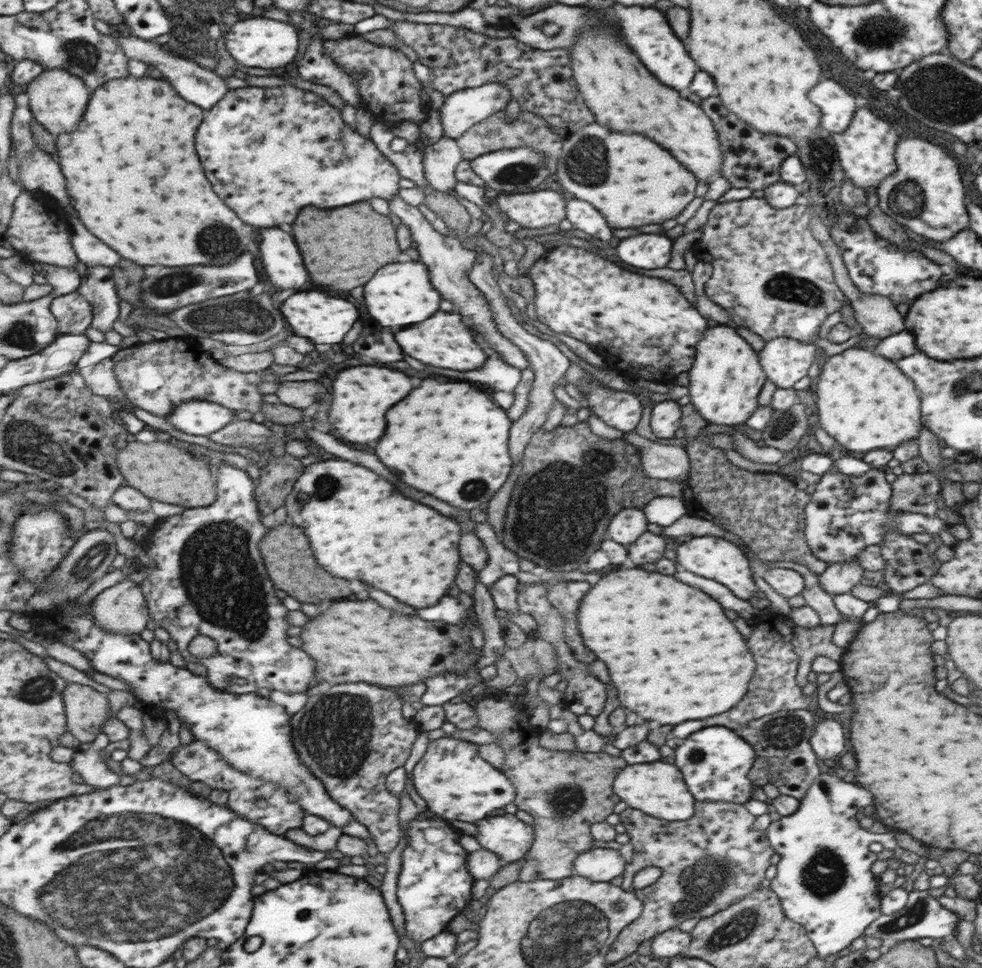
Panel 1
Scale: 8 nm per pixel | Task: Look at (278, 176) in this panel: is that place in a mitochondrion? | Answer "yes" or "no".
no

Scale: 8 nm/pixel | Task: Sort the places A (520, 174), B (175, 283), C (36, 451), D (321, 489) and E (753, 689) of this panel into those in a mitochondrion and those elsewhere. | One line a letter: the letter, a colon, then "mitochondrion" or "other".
A: mitochondrion
B: mitochondrion
C: mitochondrion
D: mitochondrion
E: other

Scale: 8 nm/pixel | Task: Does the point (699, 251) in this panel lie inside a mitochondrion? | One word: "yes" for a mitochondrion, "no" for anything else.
no

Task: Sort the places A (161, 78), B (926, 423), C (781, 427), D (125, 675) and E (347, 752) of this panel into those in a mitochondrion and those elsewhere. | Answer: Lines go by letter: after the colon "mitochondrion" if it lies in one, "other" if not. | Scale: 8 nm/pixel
A: other
B: other
C: mitochondrion
D: other
E: mitochondrion

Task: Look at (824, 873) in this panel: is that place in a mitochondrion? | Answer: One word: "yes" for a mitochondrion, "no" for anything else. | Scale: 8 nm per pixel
yes

